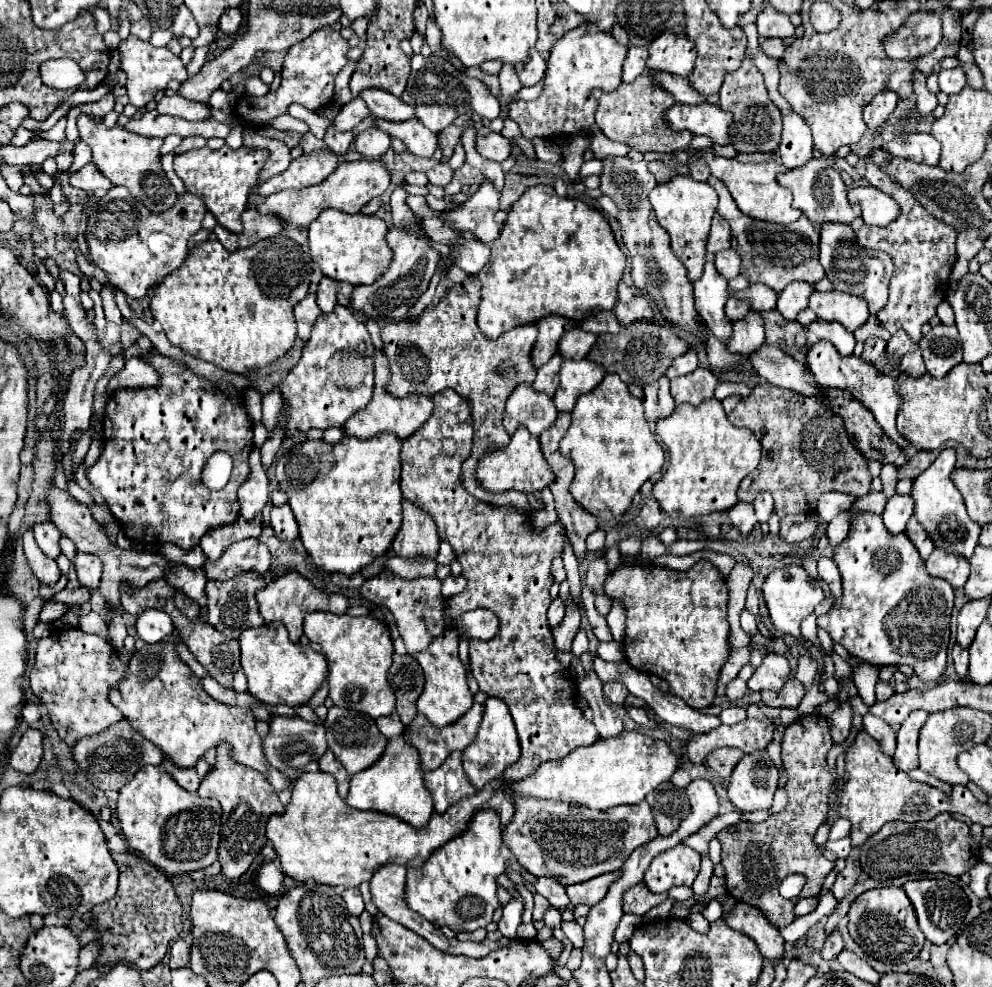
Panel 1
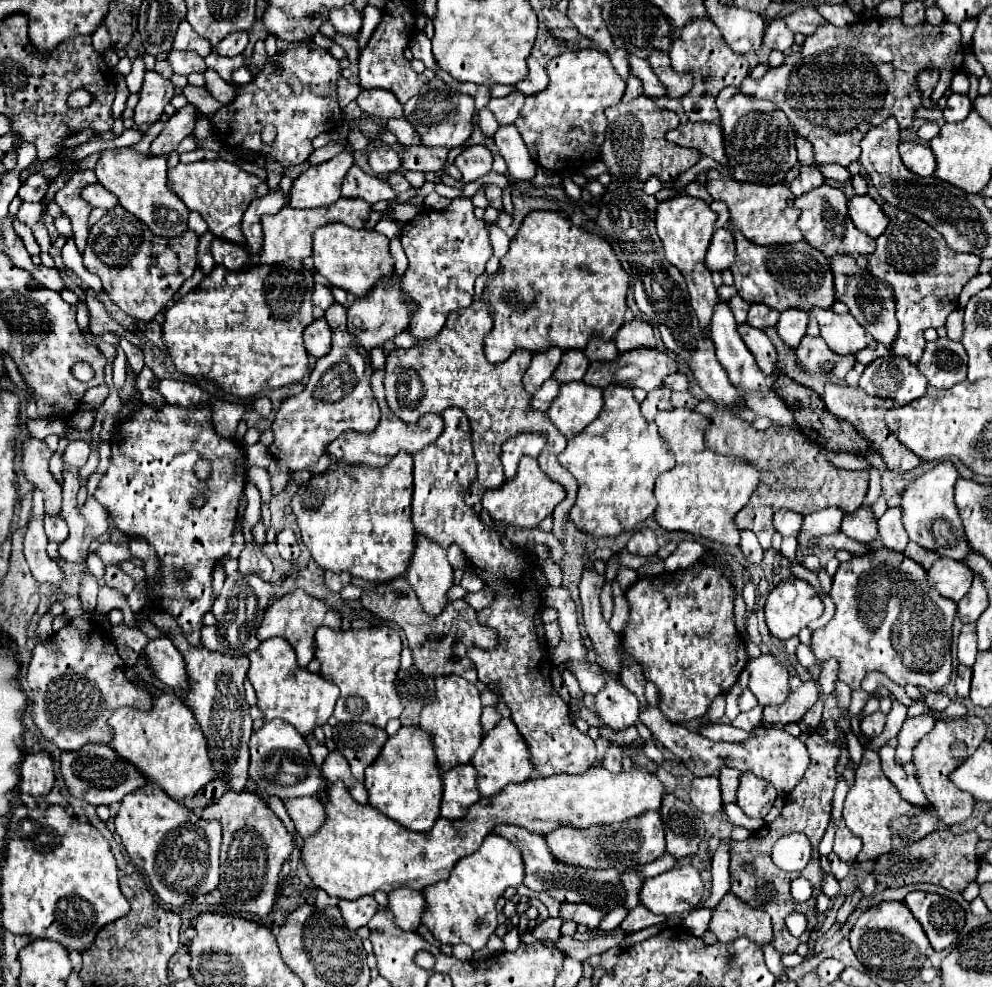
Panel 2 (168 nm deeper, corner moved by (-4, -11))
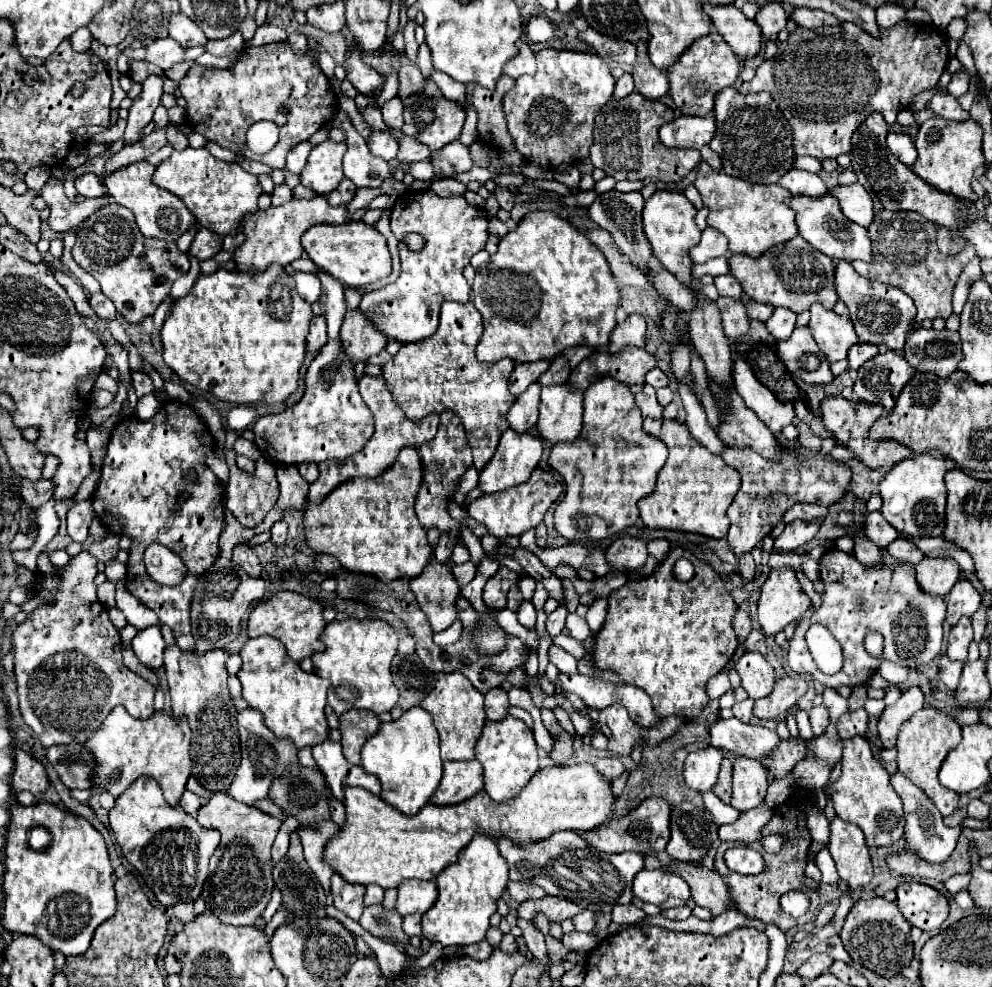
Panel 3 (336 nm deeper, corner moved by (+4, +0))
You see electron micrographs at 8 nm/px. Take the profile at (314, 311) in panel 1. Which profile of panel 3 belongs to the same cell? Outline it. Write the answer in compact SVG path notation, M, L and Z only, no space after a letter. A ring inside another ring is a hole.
M314 316L310 320L310 334L308 334L308 350L312 354L318 354L320 348L326 344L326 320L324 316Z

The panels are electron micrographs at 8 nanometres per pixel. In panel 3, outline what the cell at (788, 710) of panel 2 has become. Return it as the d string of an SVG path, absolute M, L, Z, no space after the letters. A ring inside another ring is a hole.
M784 676L774 682L774 690L756 700L754 704L754 716L760 720L772 720L778 718L780 714L788 712L808 690L808 684L804 678L798 676Z

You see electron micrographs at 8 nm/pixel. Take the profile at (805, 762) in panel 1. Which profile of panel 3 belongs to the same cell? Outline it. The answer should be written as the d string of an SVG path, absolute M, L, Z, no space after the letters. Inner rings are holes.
M796 790L782 806L778 806L774 810L774 816L772 820L764 826L762 830L762 836L770 836L770 834L780 834L784 838L784 846L778 854L768 854L762 846L762 842L752 842L752 844L746 844L754 850L758 850L766 864L768 864L768 870L770 872L764 872L764 874L758 874L758 876L744 876L744 874L736 874L732 872L726 862L724 862L724 852L732 846L742 846L742 844L736 844L736 842L722 842L720 848L718 848L718 854L716 854L716 870L720 872L724 884L728 884L730 888L730 894L732 894L732 900L734 900L734 906L738 908L738 912L742 912L744 916L748 918L756 918L756 920L762 920L762 922L774 922L780 930L788 932L790 928L794 926L800 926L804 922L810 922L814 916L816 916L816 910L818 910L818 892L814 890L808 890L806 896L810 898L810 908L804 916L800 918L792 918L790 914L784 914L782 908L780 908L780 898L790 892L790 890L800 890L804 892L804 884L802 884L802 876L804 876L804 866L806 866L806 858L808 858L808 848L810 848L810 832L806 828L806 810L812 806L812 792L810 790Z

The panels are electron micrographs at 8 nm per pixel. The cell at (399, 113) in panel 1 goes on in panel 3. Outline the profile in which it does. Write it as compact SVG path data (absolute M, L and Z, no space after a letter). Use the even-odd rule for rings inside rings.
M354 46L348 54L348 60L344 60L344 70L354 88L366 96L370 96L376 88L380 88L380 84L384 84L384 78L376 70L372 70L372 66L364 64L358 46Z

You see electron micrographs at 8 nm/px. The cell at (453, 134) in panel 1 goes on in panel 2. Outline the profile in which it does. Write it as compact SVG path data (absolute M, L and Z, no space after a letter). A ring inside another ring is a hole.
M412 145L406 147L402 157L402 167L412 171L434 171L440 173L446 165L448 149L446 147L424 147L424 145Z

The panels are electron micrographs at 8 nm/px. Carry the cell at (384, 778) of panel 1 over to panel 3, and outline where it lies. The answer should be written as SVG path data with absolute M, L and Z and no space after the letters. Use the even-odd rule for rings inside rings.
M416 706L404 712L398 720L382 724L362 748L362 768L372 772L382 782L382 800L398 808L406 816L414 816L440 784L442 760L438 754L438 732L432 716Z

